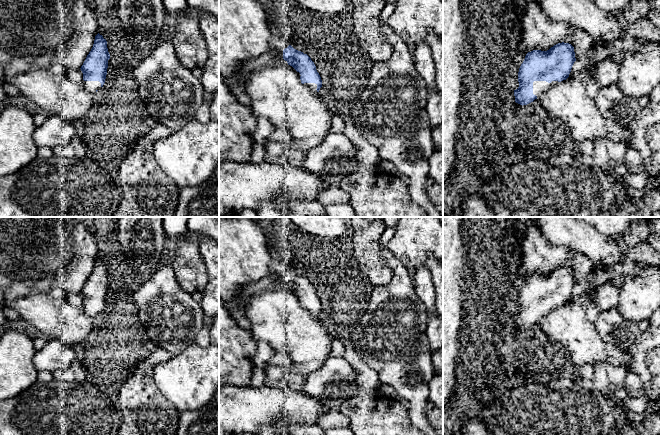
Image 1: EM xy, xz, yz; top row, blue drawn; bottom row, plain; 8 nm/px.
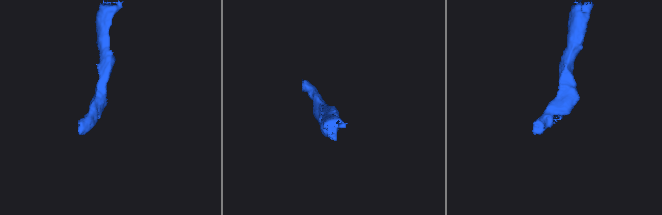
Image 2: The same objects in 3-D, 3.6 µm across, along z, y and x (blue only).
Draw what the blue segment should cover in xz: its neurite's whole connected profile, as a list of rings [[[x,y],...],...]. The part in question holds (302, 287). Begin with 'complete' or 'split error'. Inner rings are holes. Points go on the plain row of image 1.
split error; [[[291,269],[277,276],[288,289],[296,294],[301,307],[306,309],[310,315],[319,319],[319,314],[322,311],[322,304],[311,282],[307,278],[294,273]]]

